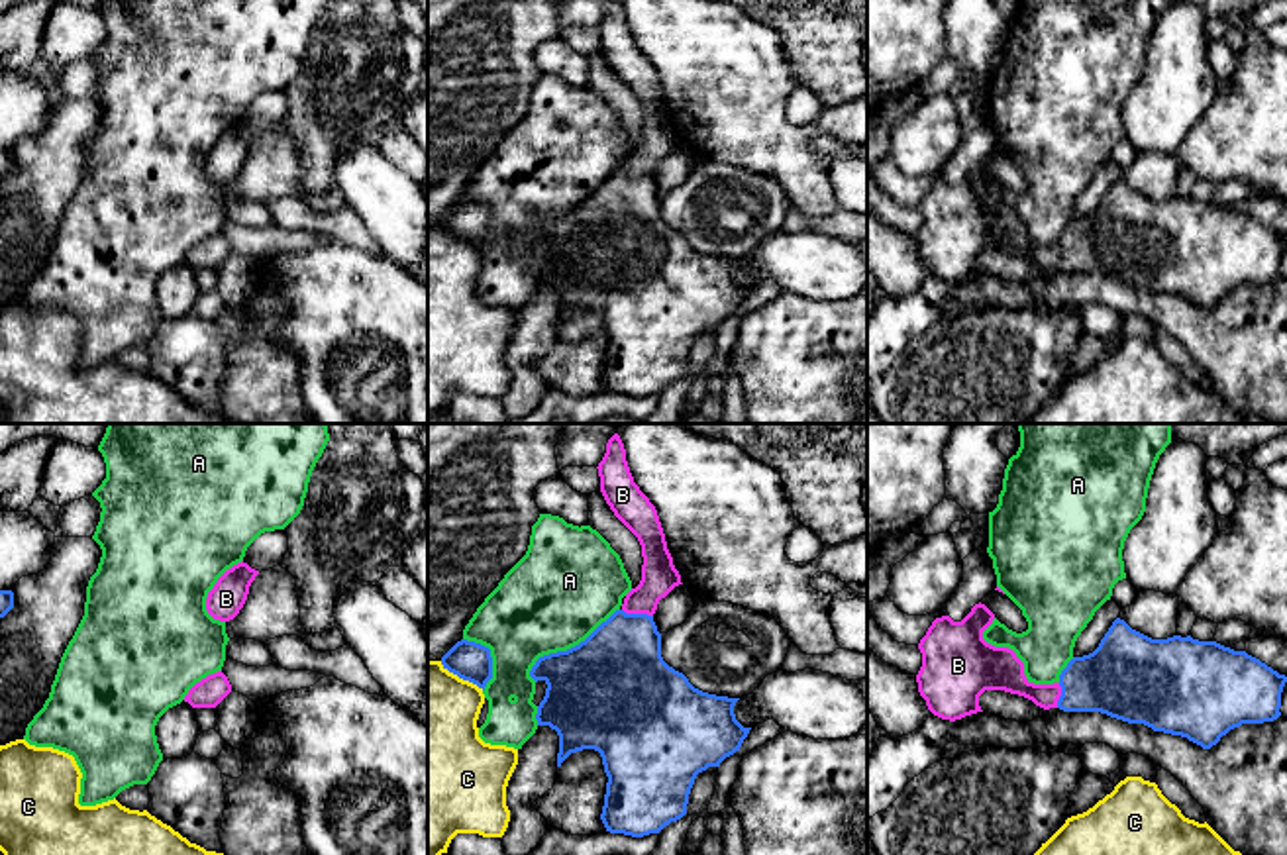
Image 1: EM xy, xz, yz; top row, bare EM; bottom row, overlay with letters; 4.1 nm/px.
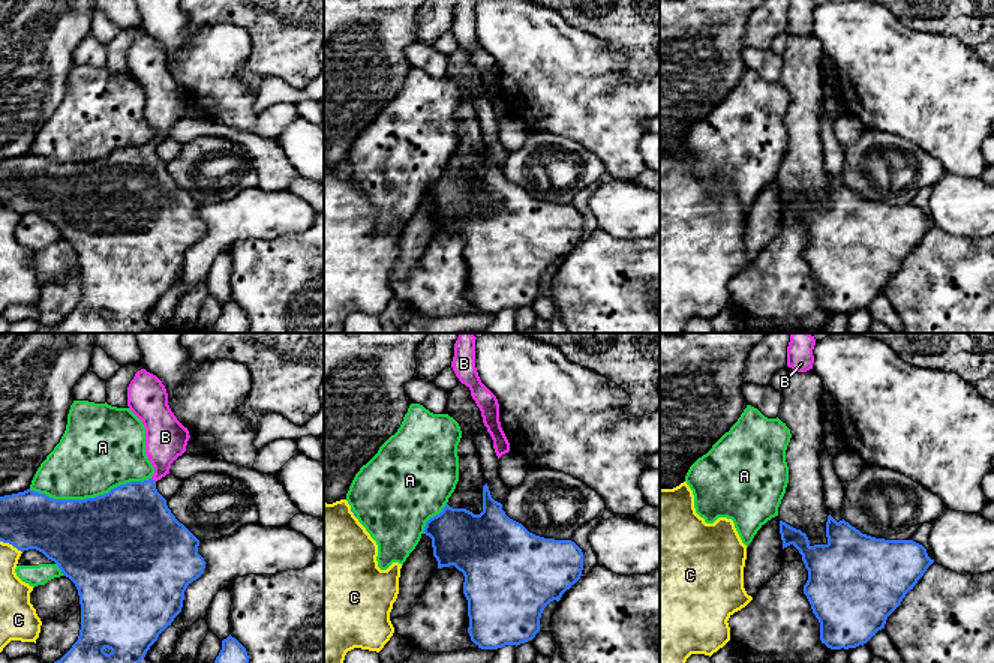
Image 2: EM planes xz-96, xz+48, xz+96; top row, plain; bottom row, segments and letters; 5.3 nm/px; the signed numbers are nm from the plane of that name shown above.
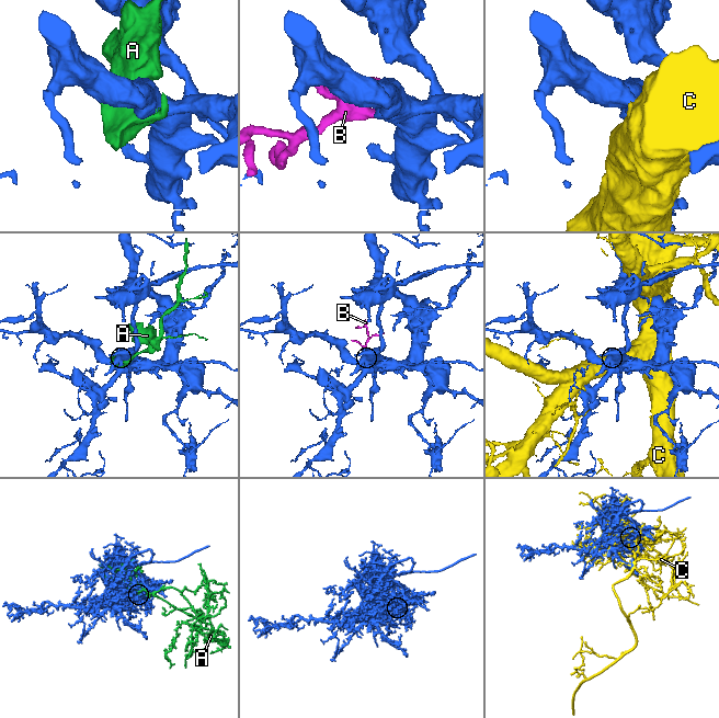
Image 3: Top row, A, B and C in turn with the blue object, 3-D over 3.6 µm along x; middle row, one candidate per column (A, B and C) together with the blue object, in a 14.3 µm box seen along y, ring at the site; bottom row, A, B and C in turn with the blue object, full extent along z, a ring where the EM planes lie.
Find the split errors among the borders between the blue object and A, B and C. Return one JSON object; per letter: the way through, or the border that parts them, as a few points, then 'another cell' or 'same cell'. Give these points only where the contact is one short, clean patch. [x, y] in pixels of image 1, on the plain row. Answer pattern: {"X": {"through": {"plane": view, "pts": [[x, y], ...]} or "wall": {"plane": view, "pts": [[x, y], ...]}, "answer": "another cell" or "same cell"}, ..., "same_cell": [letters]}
{"A": {"answer": "another cell"}, "B": {"through": {"plane": "xz", "pts": [[618, 232], [638, 175], [640, 163], [660, 138]]}, "answer": "same cell"}, "C": {"answer": "another cell"}, "same_cell": ["B"]}

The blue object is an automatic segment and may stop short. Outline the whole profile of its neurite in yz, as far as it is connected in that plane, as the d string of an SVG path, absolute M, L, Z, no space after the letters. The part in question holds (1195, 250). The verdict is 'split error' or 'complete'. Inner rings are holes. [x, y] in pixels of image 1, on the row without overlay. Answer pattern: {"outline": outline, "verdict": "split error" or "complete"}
{"outline": "M985 165L953 182L936 178L920 200L922 227L916 235L918 253L928 271L942 280L961 280L983 273L979 257L985 251L1004 251L1024 257L1036 267L1063 273L1101 273L1110 278L1144 284L1154 292L1187 298L1210 310L1230 290L1242 284L1273 282L1281 277L1281 253L1287 243L1260 220L1234 212L1216 202L1199 202L1191 196L1152 200L1116 178L1099 208L1083 218L1073 218L1054 245L1034 245L1024 235L1024 224L1008 208L995 208L983 200L995 175Z", "verdict": "split error"}

